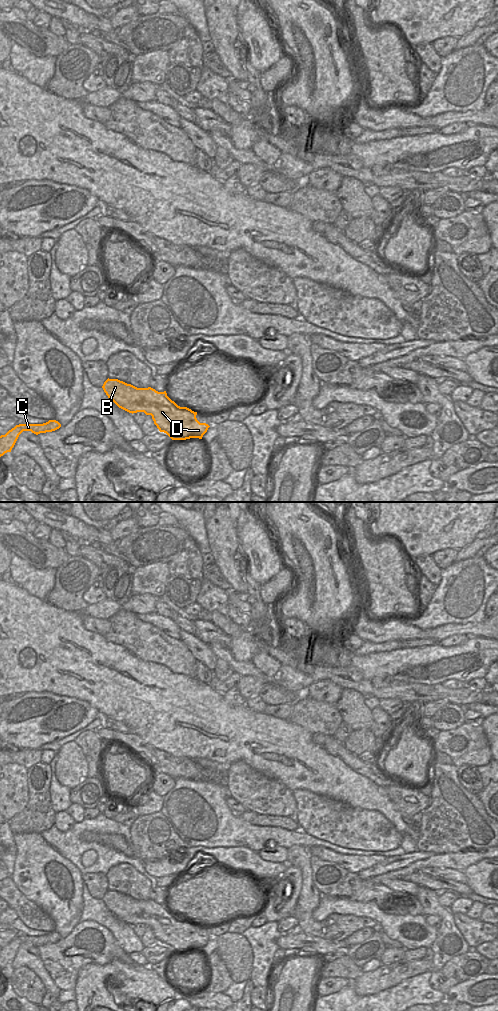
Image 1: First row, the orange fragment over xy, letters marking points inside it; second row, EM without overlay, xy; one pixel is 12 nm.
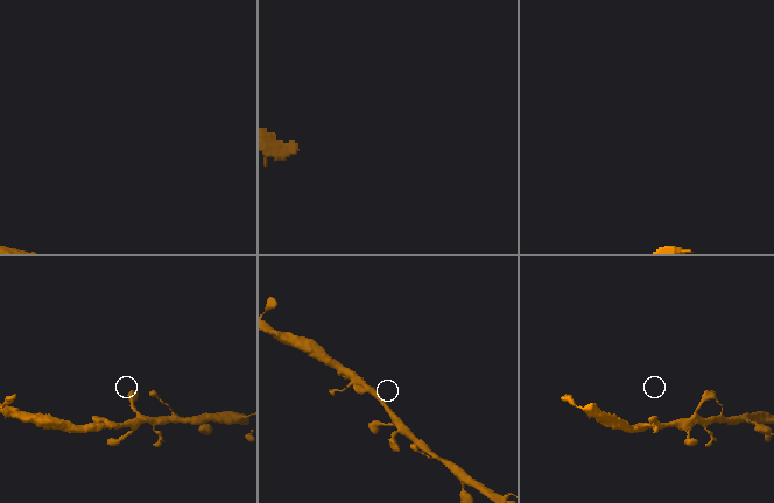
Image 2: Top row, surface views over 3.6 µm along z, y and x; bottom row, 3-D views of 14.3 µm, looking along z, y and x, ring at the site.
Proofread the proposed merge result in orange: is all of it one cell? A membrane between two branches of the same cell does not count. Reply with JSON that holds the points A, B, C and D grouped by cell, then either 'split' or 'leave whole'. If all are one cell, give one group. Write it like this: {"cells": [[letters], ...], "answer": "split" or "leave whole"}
{"cells": [["A", "B", "C", "D"]], "answer": "leave whole"}

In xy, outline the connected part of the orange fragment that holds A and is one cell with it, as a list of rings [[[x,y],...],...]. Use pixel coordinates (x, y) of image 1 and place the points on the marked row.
[[[109,378],[102,388],[119,408],[132,414],[144,412],[151,415],[159,431],[166,433],[172,440],[202,439],[210,427],[197,420],[197,412],[178,406],[167,396],[166,391],[158,392],[151,387],[137,388]]]

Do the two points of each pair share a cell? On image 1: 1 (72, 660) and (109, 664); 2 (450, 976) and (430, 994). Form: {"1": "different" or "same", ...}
{"1": "same", "2": "different"}

